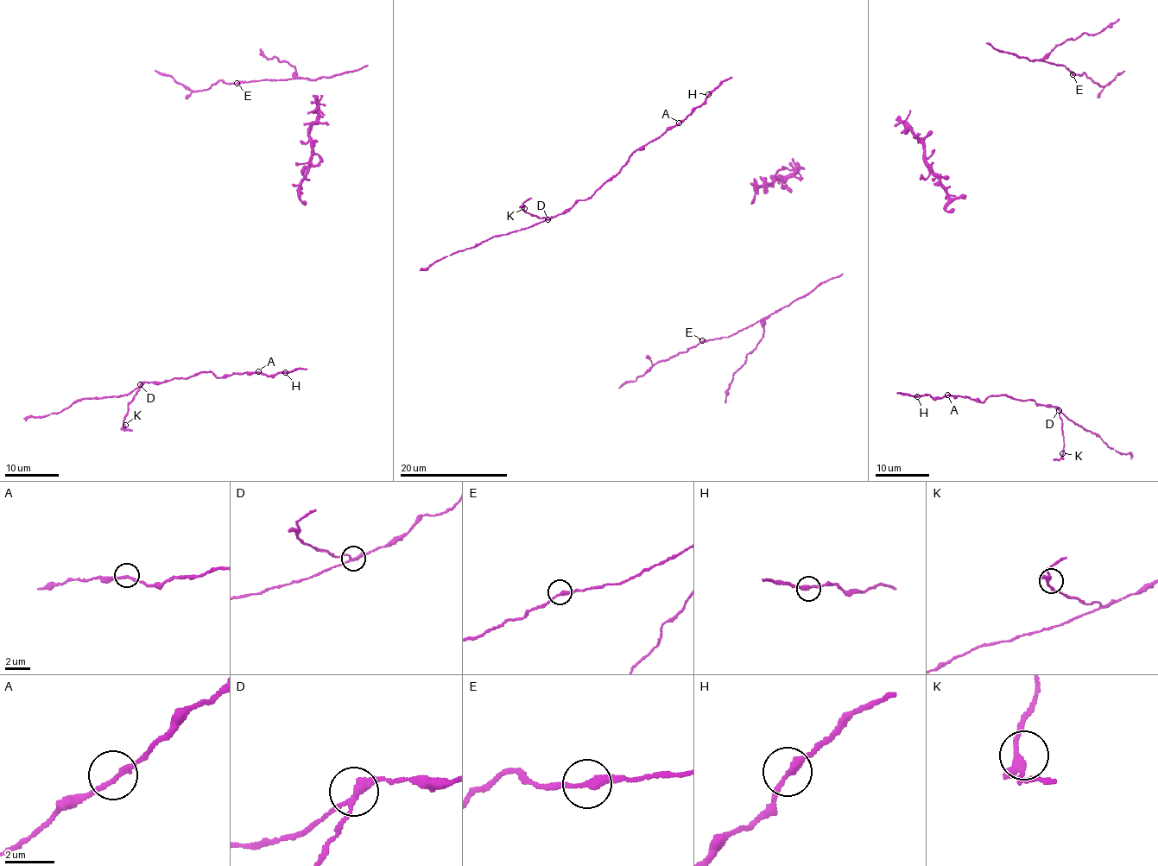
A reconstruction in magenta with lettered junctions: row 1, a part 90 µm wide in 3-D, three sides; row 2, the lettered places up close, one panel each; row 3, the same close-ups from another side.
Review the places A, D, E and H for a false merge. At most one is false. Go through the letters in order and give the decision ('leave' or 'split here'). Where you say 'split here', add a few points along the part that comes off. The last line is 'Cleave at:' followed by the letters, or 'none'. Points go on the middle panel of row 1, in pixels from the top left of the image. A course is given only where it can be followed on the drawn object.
A: leave
D: split here; foreign part runs (547, 219), (531, 215), (524, 210), (522, 205), (530, 197)
E: leave
H: leave
Cleave at: D

